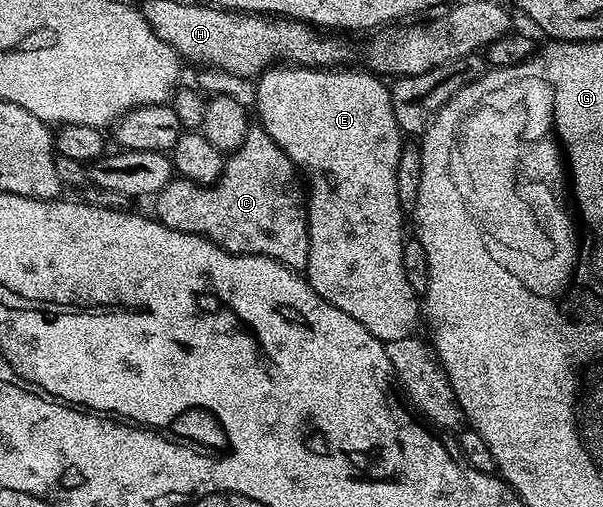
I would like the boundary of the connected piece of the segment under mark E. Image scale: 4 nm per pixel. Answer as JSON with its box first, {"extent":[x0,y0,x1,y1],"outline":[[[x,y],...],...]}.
{"extent":[255,66,421,341],"outline":[[[272,66],[258,77],[257,84],[259,89],[256,90],[255,96],[259,99],[259,120],[258,123],[266,129],[267,133],[273,138],[273,142],[277,142],[283,153],[289,157],[294,164],[296,164],[300,173],[307,172],[306,183],[309,185],[309,195],[307,196],[307,225],[309,226],[309,262],[305,269],[305,279],[313,286],[313,290],[317,290],[317,294],[321,294],[321,298],[325,298],[325,302],[329,302],[333,306],[337,306],[337,310],[345,310],[345,314],[349,314],[349,318],[357,318],[357,322],[361,322],[361,326],[365,326],[365,330],[369,330],[369,334],[373,334],[381,341],[396,340],[397,338],[405,338],[412,335],[416,331],[415,328],[418,324],[421,324],[421,300],[417,293],[413,290],[413,286],[409,286],[409,281],[405,279],[405,266],[401,266],[401,254],[403,253],[403,242],[405,239],[405,233],[403,233],[403,219],[405,219],[405,213],[401,202],[399,201],[399,195],[397,194],[397,164],[399,156],[402,154],[403,147],[405,145],[404,133],[399,131],[399,123],[397,118],[393,114],[393,102],[391,101],[390,87],[385,83],[378,75],[367,72],[339,72],[343,70],[320,70],[317,68],[304,68],[302,66]]]}

